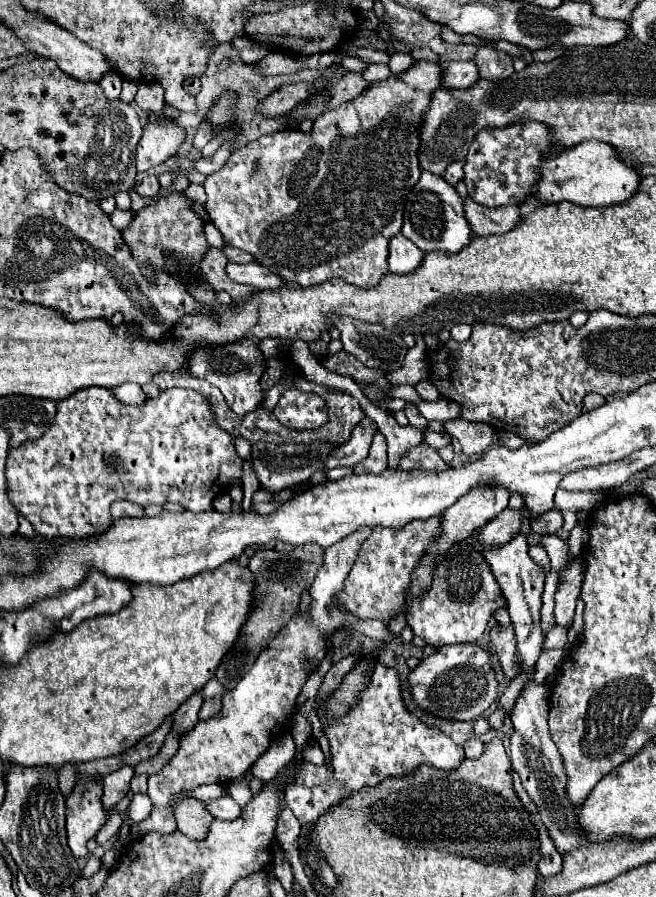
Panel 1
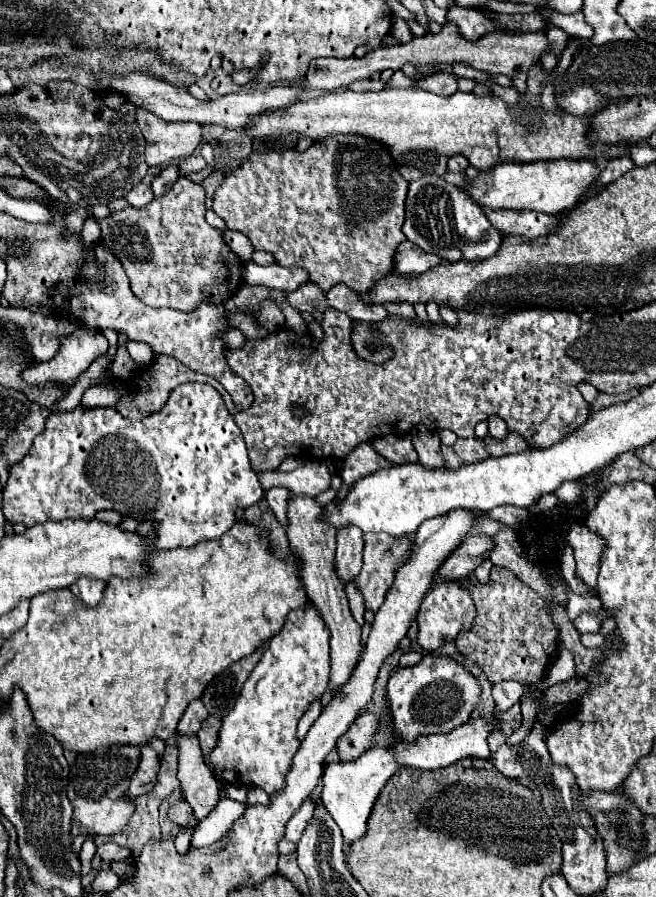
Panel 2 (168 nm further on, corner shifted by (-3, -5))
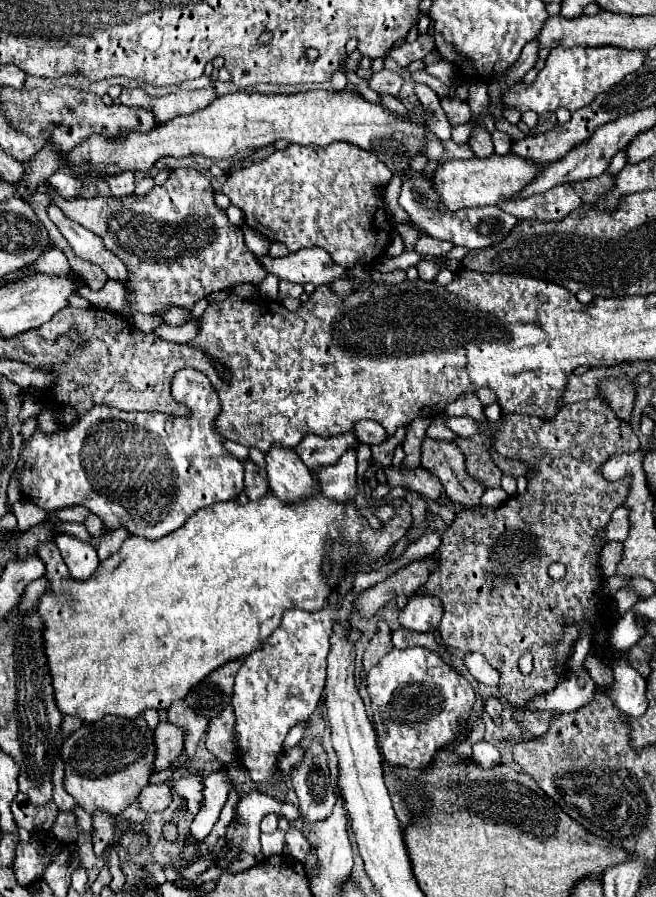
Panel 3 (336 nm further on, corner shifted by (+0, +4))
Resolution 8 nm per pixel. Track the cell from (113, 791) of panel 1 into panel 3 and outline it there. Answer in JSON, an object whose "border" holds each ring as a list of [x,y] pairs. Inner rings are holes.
{"border":[[[160,722],[158,728],[154,730],[154,744],[156,744],[156,758],[154,758],[154,774],[166,770],[174,758],[182,752],[184,748],[184,732],[182,728],[170,724],[170,722]]]}

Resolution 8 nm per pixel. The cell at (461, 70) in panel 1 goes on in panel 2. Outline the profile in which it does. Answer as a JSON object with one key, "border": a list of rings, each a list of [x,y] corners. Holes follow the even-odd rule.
{"border":[[[433,73],[433,75],[427,75],[423,79],[417,79],[413,83],[413,87],[435,93],[439,97],[449,97],[457,91],[457,77],[449,75],[449,73]]]}

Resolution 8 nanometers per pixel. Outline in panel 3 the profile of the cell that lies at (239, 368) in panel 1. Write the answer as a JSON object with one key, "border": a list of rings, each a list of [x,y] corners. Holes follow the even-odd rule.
{"border":[[[170,308],[170,310],[164,310],[162,314],[158,314],[160,320],[168,326],[182,326],[190,320],[190,310],[182,310],[182,308]]]}

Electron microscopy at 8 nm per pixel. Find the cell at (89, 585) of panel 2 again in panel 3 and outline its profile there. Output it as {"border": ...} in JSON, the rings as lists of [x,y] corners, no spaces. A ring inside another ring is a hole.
{"border":[[[62,534],[58,538],[58,550],[74,580],[88,580],[100,564],[96,556],[96,548],[90,542],[78,540],[76,536]]]}

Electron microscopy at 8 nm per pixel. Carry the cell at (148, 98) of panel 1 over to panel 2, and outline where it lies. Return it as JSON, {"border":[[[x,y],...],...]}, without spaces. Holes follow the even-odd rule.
{"border":[[[141,107],[135,109],[135,119],[147,141],[147,165],[163,165],[175,159],[185,159],[201,143],[201,125],[195,121],[167,123]]]}

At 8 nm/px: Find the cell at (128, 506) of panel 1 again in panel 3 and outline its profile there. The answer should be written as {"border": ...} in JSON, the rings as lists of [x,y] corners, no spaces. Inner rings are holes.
{"border":[[[72,506],[72,508],[62,508],[60,512],[56,512],[56,518],[62,522],[80,522],[84,524],[84,520],[90,516],[90,510],[86,510],[86,506]]]}

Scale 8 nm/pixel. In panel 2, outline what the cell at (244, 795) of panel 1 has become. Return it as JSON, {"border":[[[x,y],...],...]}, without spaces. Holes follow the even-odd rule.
{"border":[[[221,797],[215,809],[211,809],[211,813],[205,819],[201,819],[199,825],[193,829],[191,837],[193,847],[207,847],[219,841],[231,829],[231,825],[243,815],[243,811],[245,811],[243,803]]]}

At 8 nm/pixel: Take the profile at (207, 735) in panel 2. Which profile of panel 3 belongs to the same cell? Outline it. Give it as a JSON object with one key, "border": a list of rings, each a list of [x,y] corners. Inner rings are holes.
{"border":[[[226,708],[220,716],[216,716],[208,722],[206,750],[224,764],[230,764],[236,760],[236,736],[234,736],[232,708]]]}

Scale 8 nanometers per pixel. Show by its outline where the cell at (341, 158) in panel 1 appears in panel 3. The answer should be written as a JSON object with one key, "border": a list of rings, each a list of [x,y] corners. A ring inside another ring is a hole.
{"border":[[[334,142],[328,146],[300,146],[290,144],[284,150],[276,150],[260,164],[240,168],[228,174],[222,186],[222,194],[230,198],[230,204],[242,210],[248,226],[256,228],[272,242],[282,242],[290,252],[302,248],[324,248],[336,266],[352,270],[352,266],[366,262],[366,268],[374,268],[386,254],[386,246],[392,234],[392,220],[384,210],[384,190],[392,180],[392,172],[372,154],[350,142]]]}

